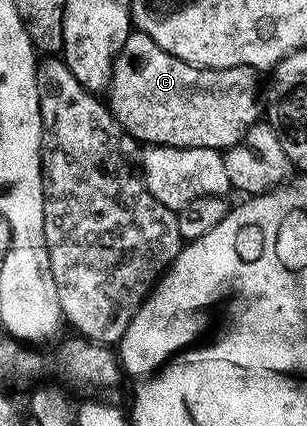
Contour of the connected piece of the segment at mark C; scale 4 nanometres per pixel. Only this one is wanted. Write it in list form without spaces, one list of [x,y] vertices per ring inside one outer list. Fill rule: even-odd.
[[[133,32],[127,37],[125,44],[115,57],[115,63],[111,69],[111,79],[105,91],[105,101],[107,109],[111,111],[111,115],[117,120],[117,124],[121,124],[121,128],[125,128],[125,132],[129,132],[129,136],[133,136],[135,141],[140,144],[146,144],[147,146],[180,146],[181,148],[213,148],[220,152],[226,152],[230,146],[236,146],[238,142],[243,141],[243,135],[247,133],[247,129],[254,122],[260,121],[261,82],[259,86],[259,78],[261,78],[260,71],[254,70],[251,66],[206,70],[200,66],[185,64],[185,60],[177,60],[177,56],[165,52],[165,48],[158,46],[149,35]]]

